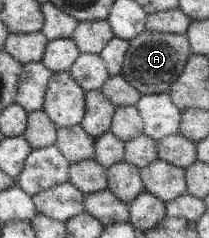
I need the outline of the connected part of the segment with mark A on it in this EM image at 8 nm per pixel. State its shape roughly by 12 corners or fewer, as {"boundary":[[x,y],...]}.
{"boundary":[[187,35],[130,40],[121,75],[143,96],[177,84],[193,52]]}

